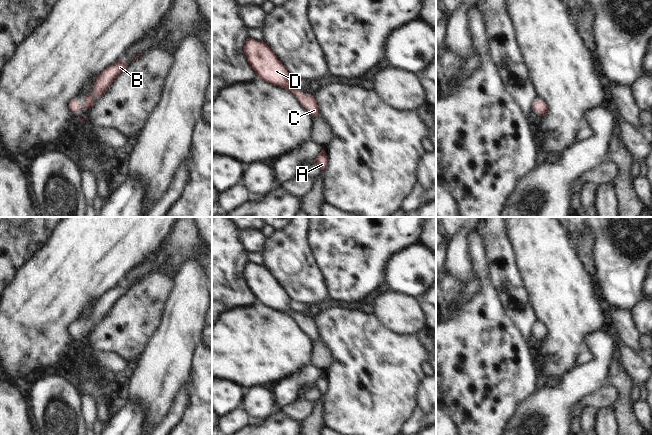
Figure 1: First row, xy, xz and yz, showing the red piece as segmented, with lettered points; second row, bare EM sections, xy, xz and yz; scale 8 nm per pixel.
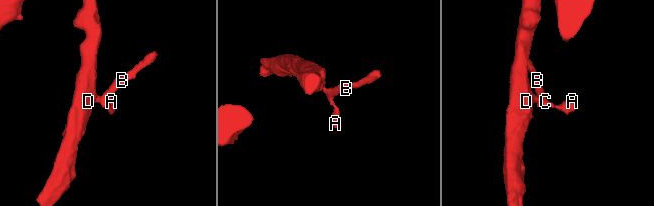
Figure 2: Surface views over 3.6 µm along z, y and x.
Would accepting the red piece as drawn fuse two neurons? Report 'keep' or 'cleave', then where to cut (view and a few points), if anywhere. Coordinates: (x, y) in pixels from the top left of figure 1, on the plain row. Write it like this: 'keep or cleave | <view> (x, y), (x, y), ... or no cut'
keep | no cut

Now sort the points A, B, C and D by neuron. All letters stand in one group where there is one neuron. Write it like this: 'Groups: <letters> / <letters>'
Groups: A B C D.

